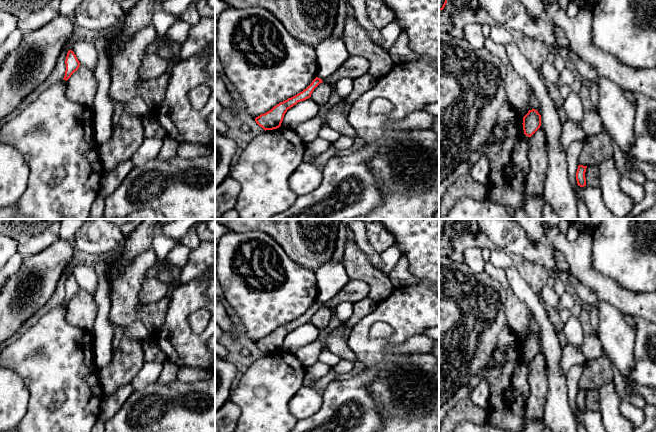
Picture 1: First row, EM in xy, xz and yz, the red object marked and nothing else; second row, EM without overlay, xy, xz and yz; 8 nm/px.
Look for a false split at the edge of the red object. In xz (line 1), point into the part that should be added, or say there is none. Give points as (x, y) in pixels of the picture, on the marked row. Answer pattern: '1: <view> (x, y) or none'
1: none

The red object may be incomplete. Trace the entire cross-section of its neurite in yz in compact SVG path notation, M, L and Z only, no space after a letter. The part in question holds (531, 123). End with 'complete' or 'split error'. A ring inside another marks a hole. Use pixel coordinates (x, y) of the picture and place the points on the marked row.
M529 110L523 117L523 130L524 134L531 137L541 126L541 115L537 110Z | complete

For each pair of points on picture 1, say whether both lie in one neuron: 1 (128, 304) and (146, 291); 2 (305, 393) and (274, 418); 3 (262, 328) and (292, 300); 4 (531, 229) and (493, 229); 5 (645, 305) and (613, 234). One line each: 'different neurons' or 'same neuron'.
1: different neurons
2: different neurons
3: same neuron
4: different neurons
5: different neurons

